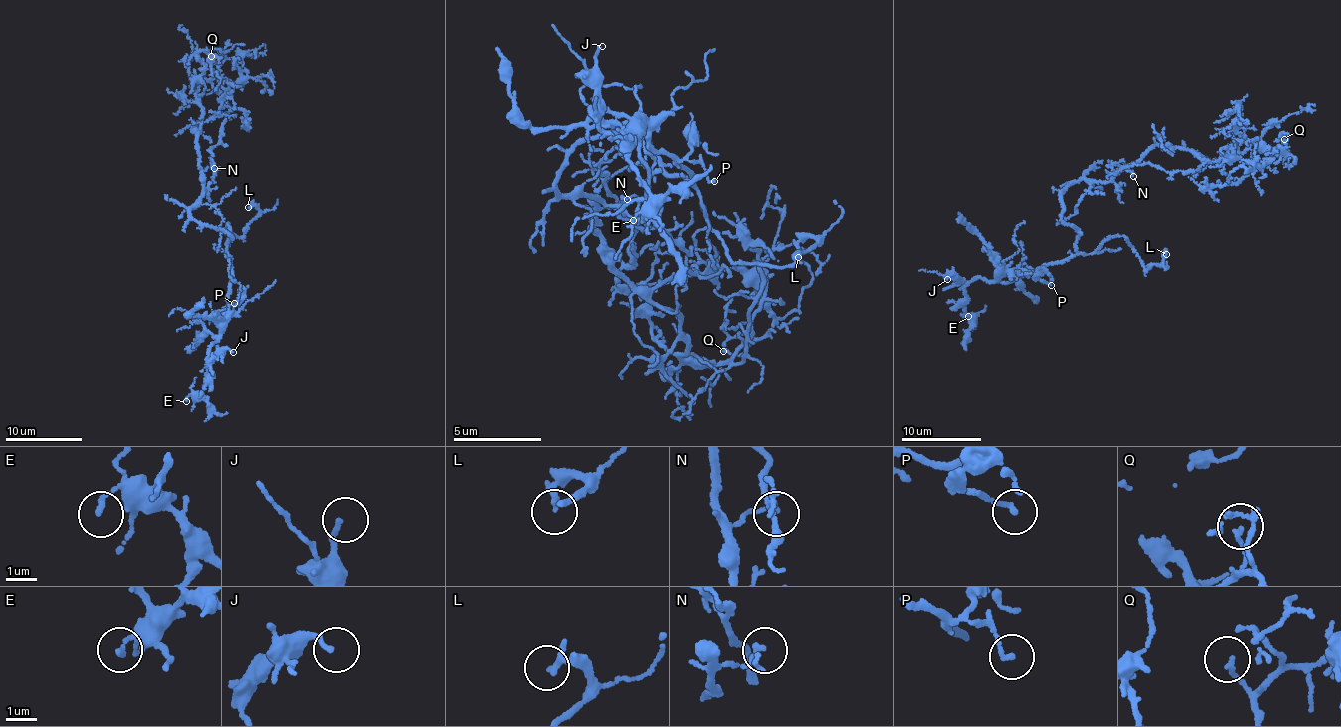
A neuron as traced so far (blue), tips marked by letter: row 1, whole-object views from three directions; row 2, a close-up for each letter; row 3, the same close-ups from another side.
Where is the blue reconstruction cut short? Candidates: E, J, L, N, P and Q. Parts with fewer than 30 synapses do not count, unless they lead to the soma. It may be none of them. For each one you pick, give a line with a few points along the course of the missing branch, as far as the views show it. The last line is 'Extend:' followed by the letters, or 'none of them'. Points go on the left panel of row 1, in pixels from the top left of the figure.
Extend: none of them

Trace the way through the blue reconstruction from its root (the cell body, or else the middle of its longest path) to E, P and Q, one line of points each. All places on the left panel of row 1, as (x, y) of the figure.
E: (191, 207), (195, 221), (231, 237), (226, 249), (232, 279), (204, 389), (186, 401)
P: (191, 207), (190, 217), (195, 221), (217, 227), (231, 237), (226, 249), (232, 268), (228, 300), (234, 303)
Q: (191, 207), (198, 205), (202, 187), (193, 127), (202, 111), (195, 99), (202, 80), (217, 75), (211, 56)

